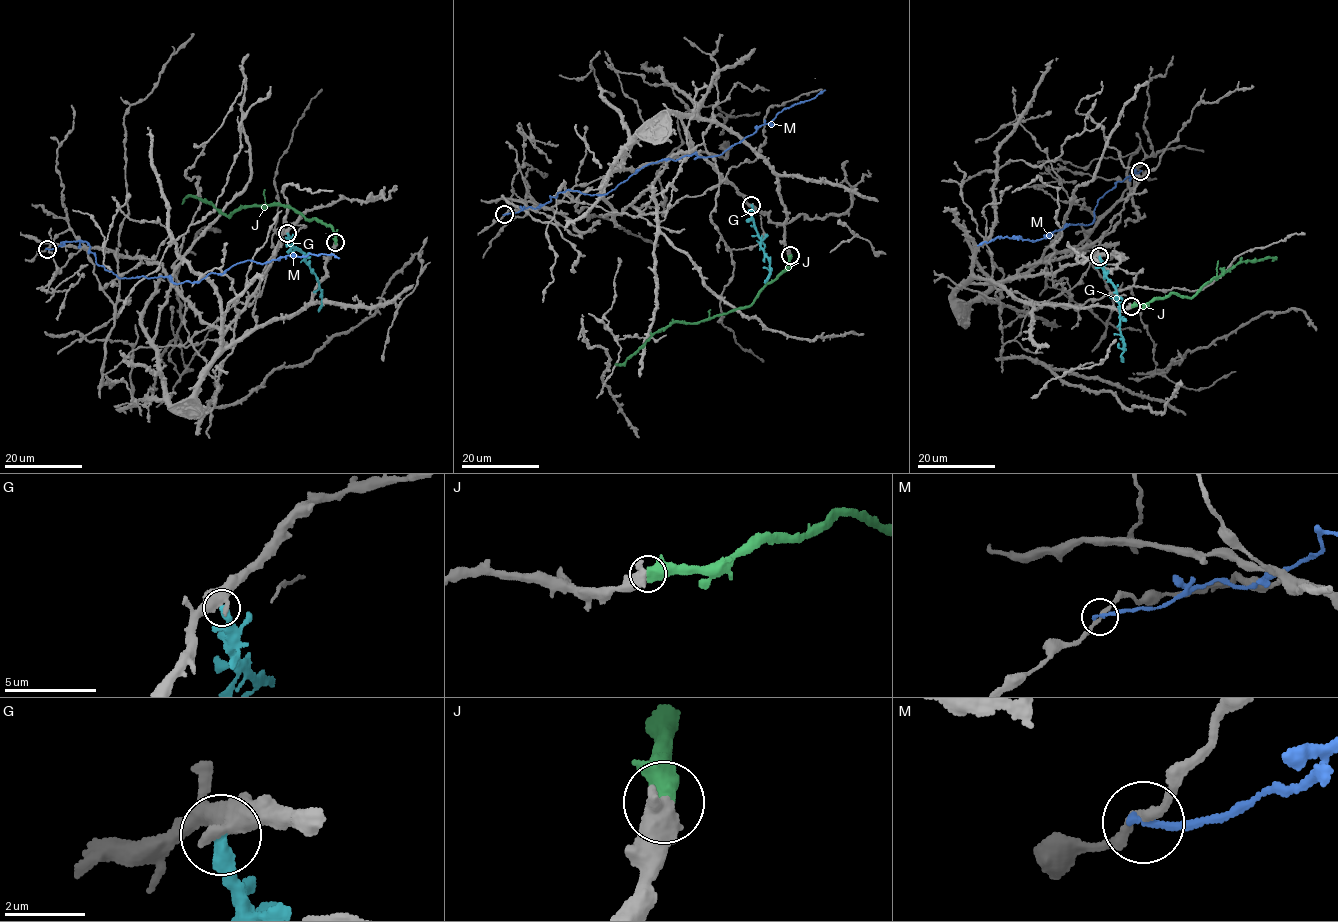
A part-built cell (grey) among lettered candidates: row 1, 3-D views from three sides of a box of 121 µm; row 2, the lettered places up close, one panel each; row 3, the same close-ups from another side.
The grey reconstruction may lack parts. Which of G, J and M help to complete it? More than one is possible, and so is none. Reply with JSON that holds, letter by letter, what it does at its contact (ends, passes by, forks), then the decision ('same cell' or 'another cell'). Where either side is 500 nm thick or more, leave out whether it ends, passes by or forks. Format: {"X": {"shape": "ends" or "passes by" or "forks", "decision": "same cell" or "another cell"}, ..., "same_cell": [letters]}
{"G": {"shape": "ends", "decision": "another cell"}, "J": {"decision": "same cell"}, "M": {"shape": "ends", "decision": "another cell"}, "same_cell": ["J"]}

